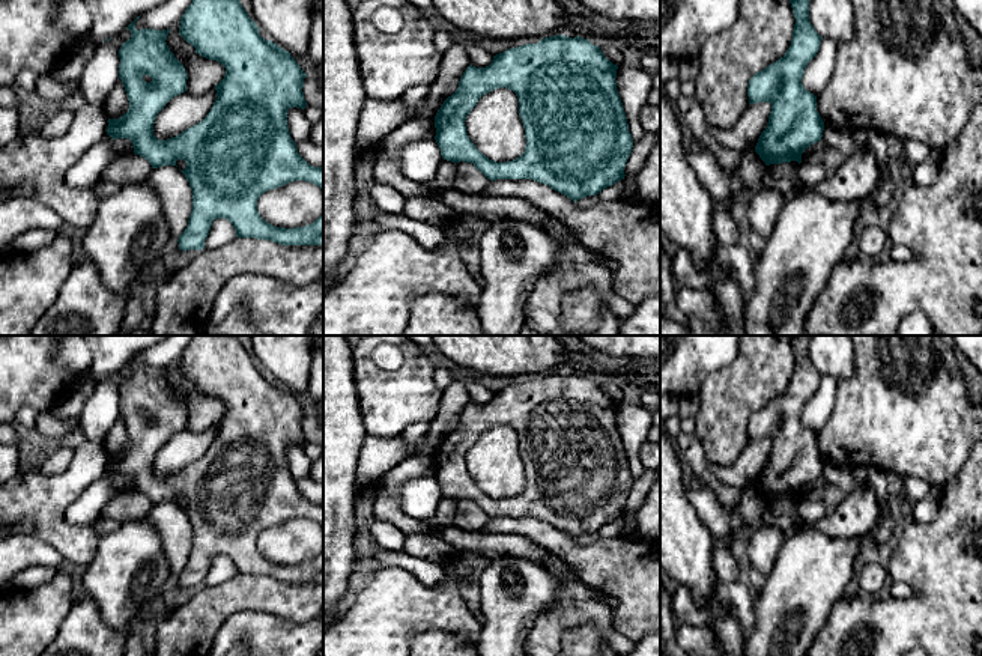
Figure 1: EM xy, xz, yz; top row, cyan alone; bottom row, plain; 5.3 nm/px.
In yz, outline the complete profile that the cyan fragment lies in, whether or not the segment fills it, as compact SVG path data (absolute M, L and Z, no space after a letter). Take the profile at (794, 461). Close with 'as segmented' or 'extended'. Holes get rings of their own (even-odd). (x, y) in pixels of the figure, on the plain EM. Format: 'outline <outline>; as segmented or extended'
outline M790 336L796 355L791 382L779 397L749 417L749 441L771 441L767 465L755 483L765 503L800 501L802 490L823 474L824 459L817 448L817 433L802 421L823 376L809 358L809 339Z; as segmented

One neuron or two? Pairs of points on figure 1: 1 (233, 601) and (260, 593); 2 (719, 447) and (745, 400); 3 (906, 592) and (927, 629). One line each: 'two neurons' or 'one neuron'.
1: one neuron
2: one neuron
3: two neurons

